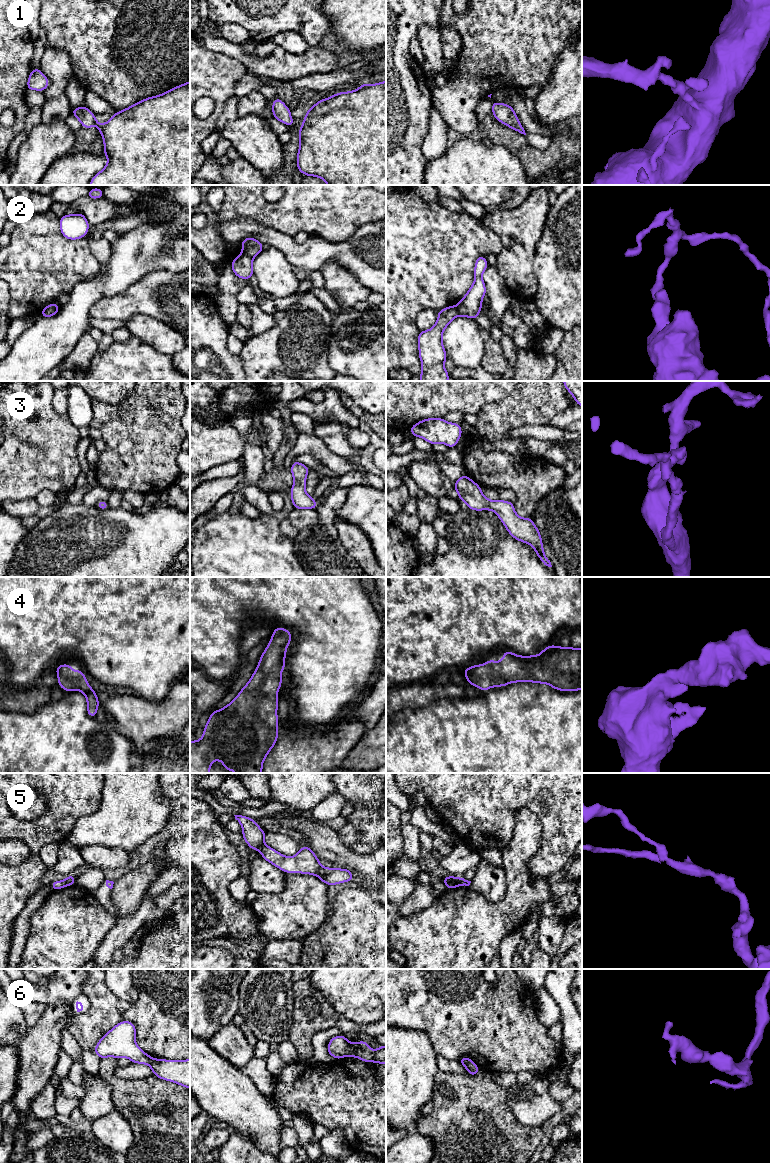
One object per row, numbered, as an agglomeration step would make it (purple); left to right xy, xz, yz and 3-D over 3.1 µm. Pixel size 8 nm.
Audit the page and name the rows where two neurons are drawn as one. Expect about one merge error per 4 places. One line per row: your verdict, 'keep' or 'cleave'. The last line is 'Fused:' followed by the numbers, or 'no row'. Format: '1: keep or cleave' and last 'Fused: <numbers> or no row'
1: keep
2: cleave
3: keep
4: keep
5: cleave
6: cleave
Fused: 2, 5, 6

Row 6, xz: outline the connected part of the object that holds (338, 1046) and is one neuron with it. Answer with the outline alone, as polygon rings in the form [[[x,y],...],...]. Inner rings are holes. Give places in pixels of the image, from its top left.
[[[344,1035],[333,1037],[327,1047],[328,1053],[336,1060],[347,1056],[350,1047],[350,1042]]]

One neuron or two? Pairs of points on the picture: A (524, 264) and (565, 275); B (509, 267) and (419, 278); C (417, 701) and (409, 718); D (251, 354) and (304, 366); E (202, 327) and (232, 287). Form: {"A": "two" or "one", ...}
{"A": "two", "B": "two", "C": "two", "D": "one", "E": "two"}

